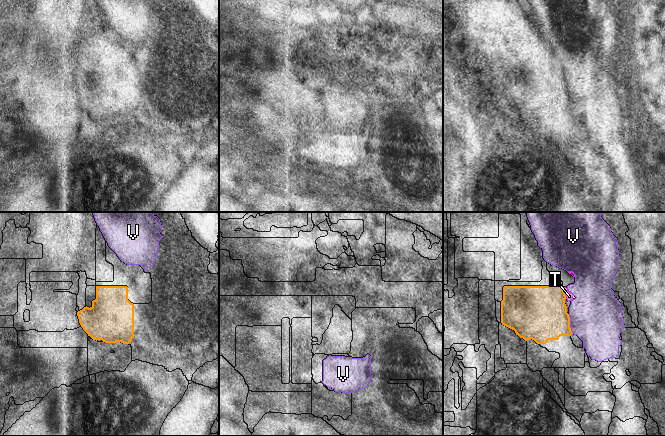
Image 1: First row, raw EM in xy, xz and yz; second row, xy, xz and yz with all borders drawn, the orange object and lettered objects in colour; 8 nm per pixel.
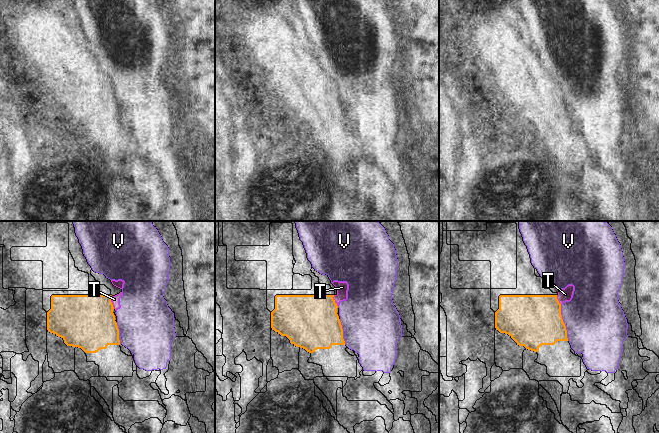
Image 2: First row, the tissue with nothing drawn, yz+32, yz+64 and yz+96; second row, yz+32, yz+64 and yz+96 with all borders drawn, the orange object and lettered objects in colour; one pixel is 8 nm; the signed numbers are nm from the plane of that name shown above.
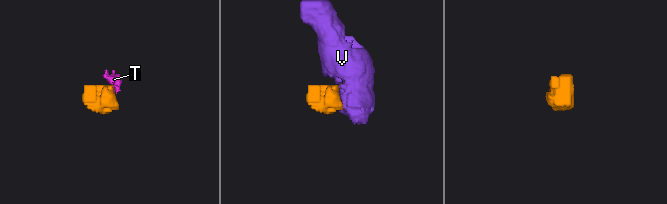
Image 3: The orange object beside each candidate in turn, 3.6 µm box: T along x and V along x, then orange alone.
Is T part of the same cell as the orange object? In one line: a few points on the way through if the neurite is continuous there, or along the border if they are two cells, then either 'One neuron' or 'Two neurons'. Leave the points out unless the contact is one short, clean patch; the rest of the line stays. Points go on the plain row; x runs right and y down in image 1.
Two neurons

